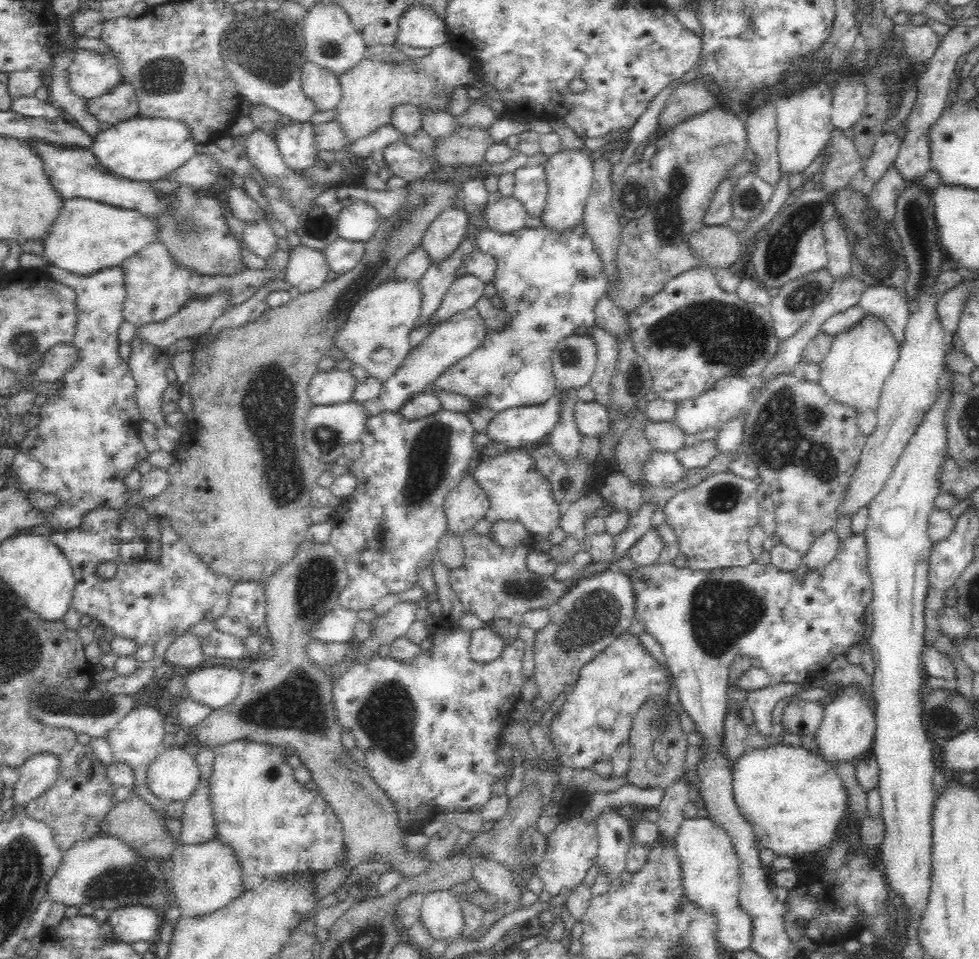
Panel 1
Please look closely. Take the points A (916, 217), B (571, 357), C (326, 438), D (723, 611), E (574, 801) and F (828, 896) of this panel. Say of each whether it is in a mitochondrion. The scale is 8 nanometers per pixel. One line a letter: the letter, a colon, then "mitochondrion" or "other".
A: mitochondrion
B: mitochondrion
C: mitochondrion
D: mitochondrion
E: other
F: other

